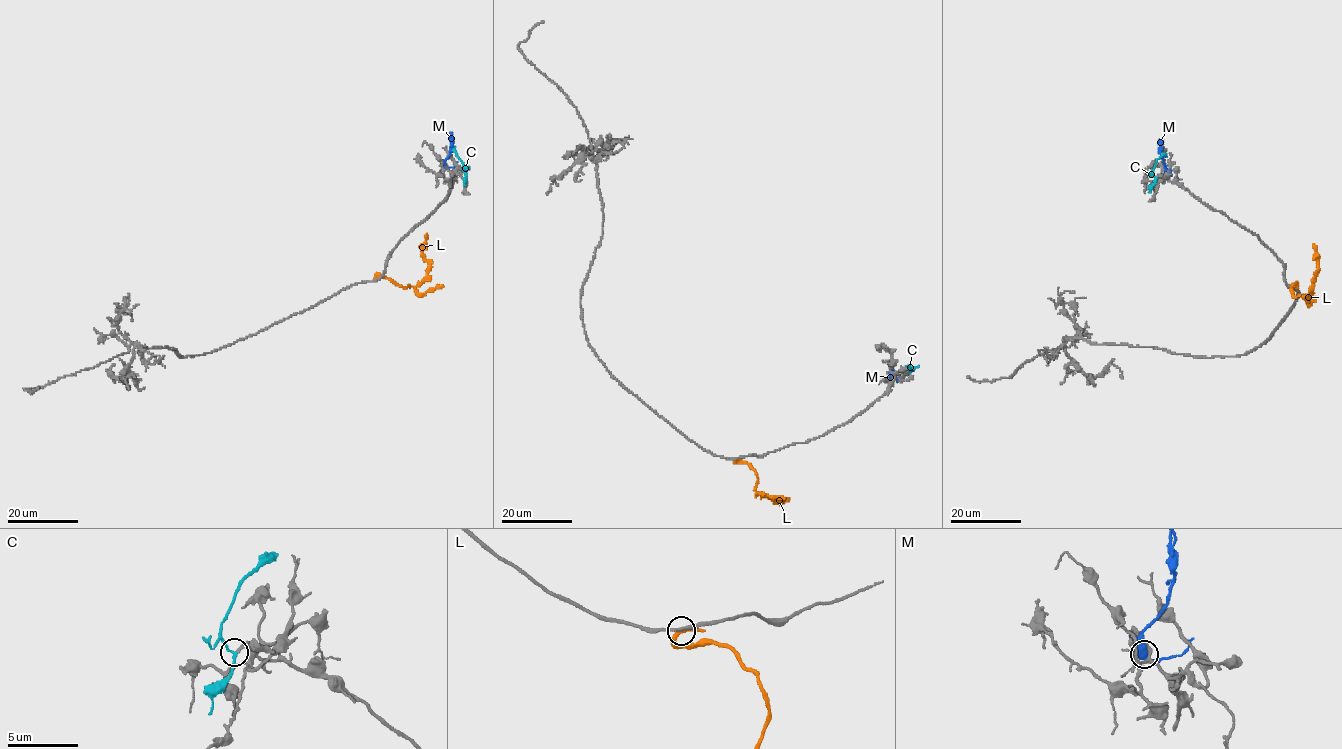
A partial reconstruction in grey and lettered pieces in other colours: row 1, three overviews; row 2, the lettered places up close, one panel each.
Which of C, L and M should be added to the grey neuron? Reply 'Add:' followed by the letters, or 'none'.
Add: C

